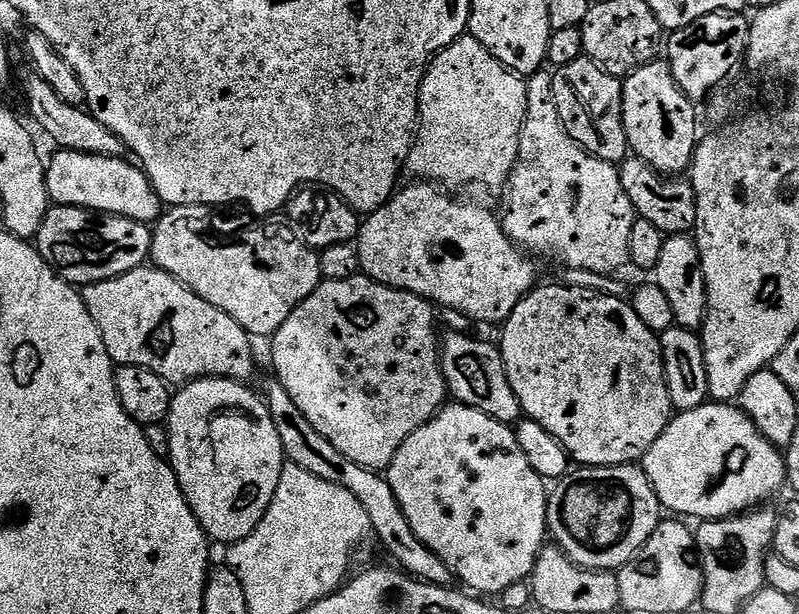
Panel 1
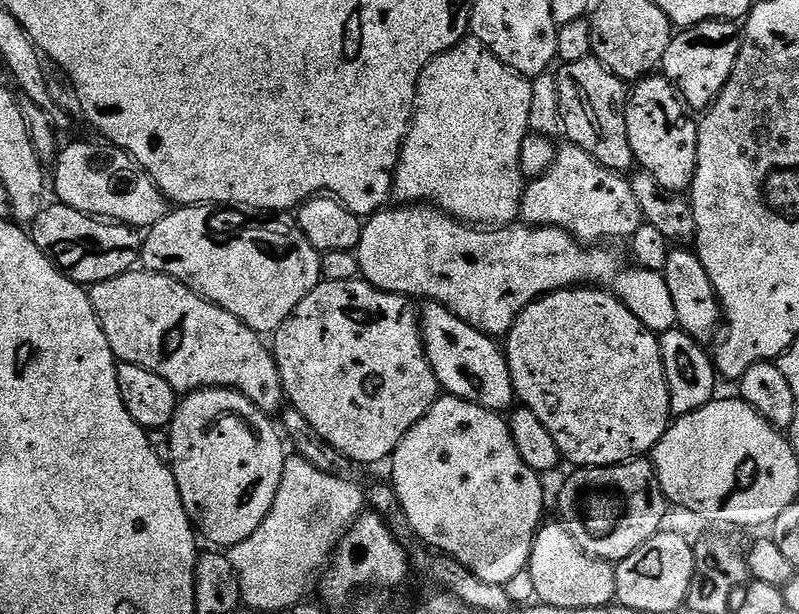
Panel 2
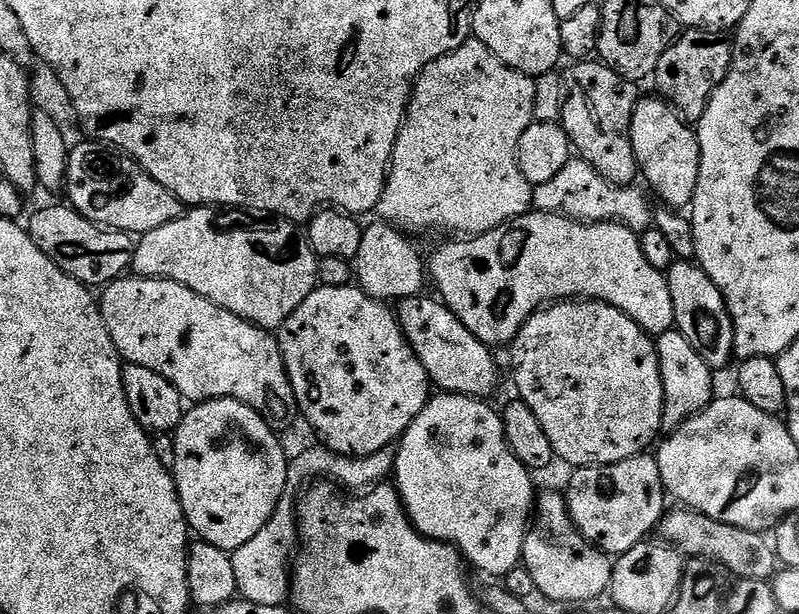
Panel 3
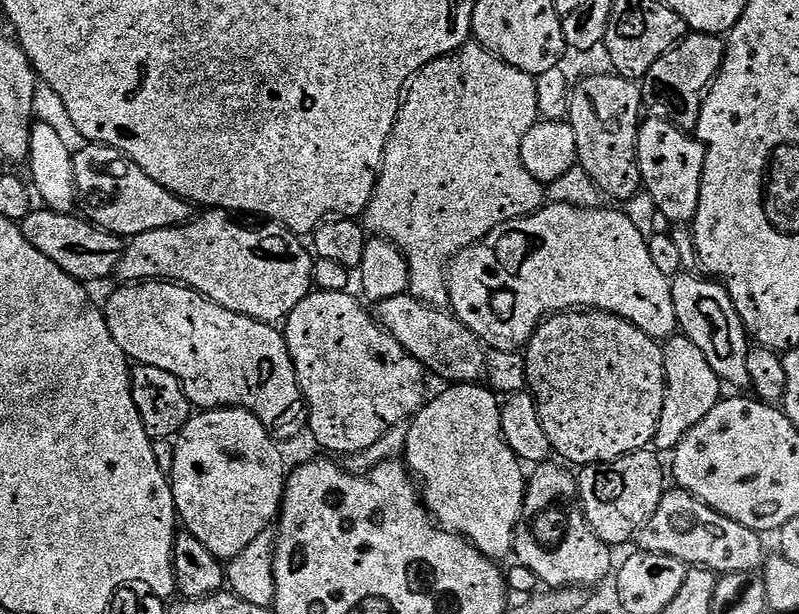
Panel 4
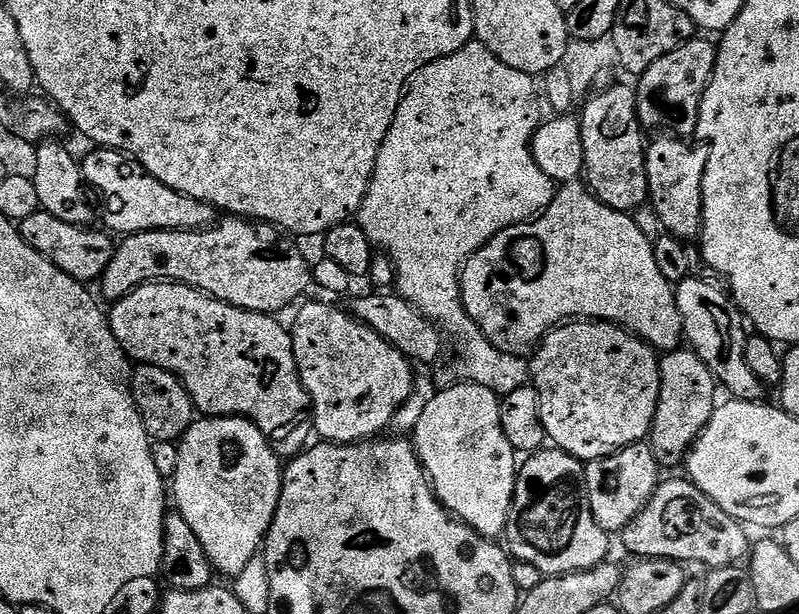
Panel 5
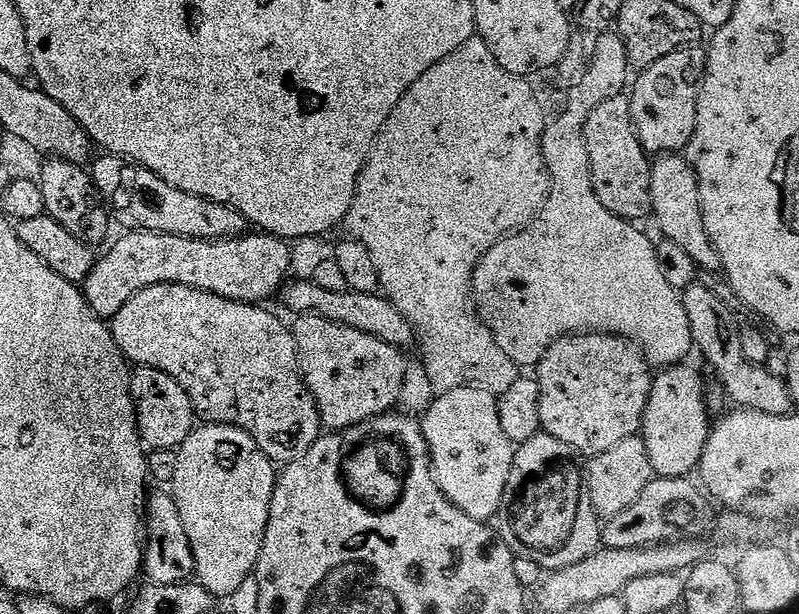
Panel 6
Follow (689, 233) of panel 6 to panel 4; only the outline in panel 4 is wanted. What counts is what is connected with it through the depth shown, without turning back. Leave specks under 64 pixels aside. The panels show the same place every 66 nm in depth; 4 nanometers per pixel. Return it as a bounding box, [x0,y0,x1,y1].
[638,118,706,226]

